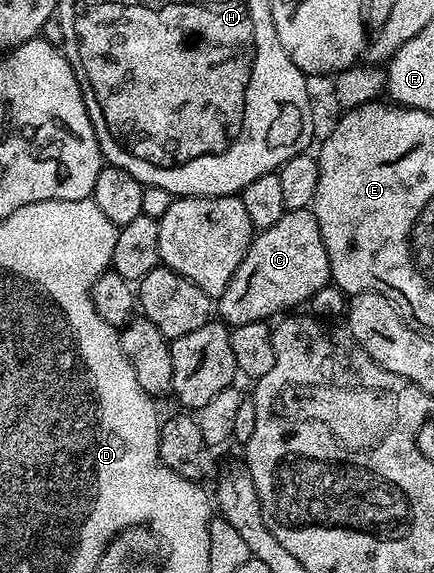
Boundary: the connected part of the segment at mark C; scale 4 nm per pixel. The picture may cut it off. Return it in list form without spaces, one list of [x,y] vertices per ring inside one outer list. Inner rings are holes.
[[[310,208],[287,210],[281,216],[281,220],[273,224],[273,228],[265,228],[252,237],[241,264],[237,264],[237,272],[233,272],[229,284],[217,300],[218,317],[231,328],[250,322],[274,319],[284,312],[294,311],[291,309],[301,305],[302,302],[303,305],[310,303],[311,297],[328,285],[330,277],[329,256],[325,252],[325,240],[321,240],[321,228],[317,224],[315,211]]]

